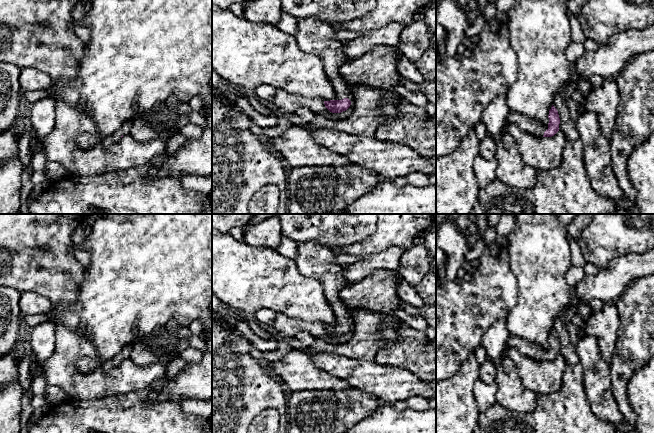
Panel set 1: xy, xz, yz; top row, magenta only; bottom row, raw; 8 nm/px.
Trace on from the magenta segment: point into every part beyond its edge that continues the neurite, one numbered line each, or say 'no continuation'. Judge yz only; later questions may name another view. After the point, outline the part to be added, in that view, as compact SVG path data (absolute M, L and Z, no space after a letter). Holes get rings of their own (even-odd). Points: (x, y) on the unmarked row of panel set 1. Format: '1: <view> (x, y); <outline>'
1: yz (526, 348); M511 335L507 341L503 357L500 360L494 360L493 362L498 365L503 358L508 357L507 352L510 348L515 348L522 355L536 361L543 361L544 356L548 353L548 349L542 348L535 343L531 343L527 340Z

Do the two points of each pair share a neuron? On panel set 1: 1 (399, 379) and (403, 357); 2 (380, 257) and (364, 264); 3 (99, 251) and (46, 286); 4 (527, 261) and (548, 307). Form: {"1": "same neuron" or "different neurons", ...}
{"1": "different neurons", "2": "same neuron", "3": "different neurons", "4": "same neuron"}

